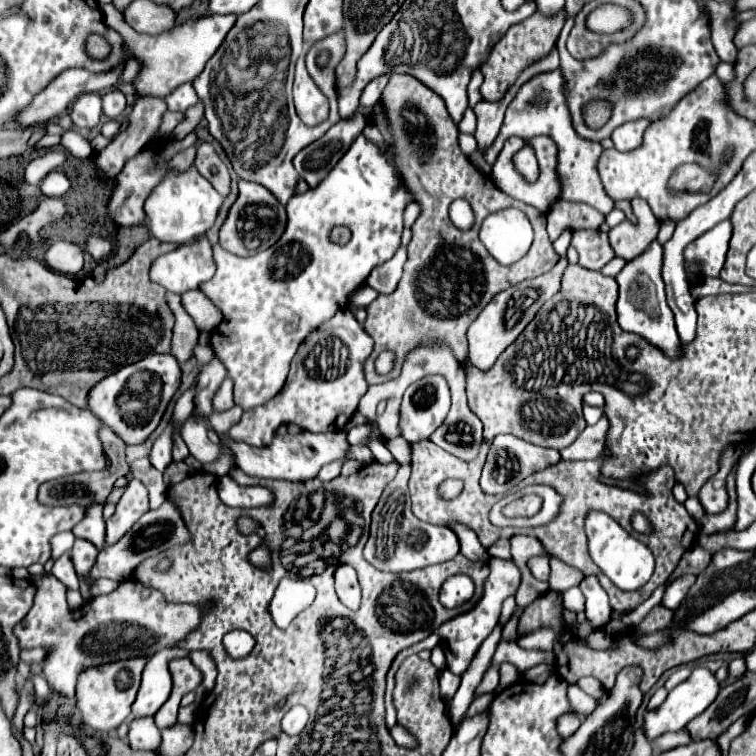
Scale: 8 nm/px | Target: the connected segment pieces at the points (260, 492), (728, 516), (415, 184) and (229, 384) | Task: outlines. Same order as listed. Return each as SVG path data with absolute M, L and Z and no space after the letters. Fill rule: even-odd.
M219 477L219 497L229 507L269 507L275 495L265 487L241 487L231 477Z
M737 463L733 465L729 477L727 477L727 489L729 489L729 507L719 514L705 514L699 521L701 533L717 533L717 531L727 531L735 525L735 511L737 511L737 501L735 501L735 471Z
M401 73L391 75L381 101L387 111L389 127L395 135L393 147L397 169L405 177L409 189L413 189L415 201L421 203L423 211L413 225L413 239L407 247L409 259L404 265L397 289L391 295L379 295L367 307L367 321L363 327L374 341L373 353L363 365L368 385L374 384L375 361L382 351L395 353L393 370L387 375L389 379L394 379L401 372L405 353L419 341L427 341L427 337L431 337L427 333L433 333L445 341L453 349L455 357L463 355L457 353L455 347L455 329L465 329L465 323L471 323L471 313L479 313L499 291L517 285L521 279L537 277L559 261L559 255L545 231L545 215L531 205L521 207L521 201L501 193L491 179L473 169L473 163L459 147L457 125L449 117L445 101L435 91L429 91L427 85L421 85L417 77ZM459 197L467 199L469 203L477 203L477 207L473 207L475 225L469 233L461 233L449 221L449 203ZM505 207L521 207L523 213L533 213L535 229L535 241L529 253L509 267L497 265L479 241L479 227L483 219ZM411 253L413 261L417 259L419 265L411 265Z
M227 377L213 397L213 409L221 411L221 409L229 409L233 405L235 405L235 401L233 401L233 381Z

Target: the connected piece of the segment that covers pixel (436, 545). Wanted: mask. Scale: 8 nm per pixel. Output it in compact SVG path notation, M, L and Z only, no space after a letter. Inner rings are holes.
M405 507L403 521L399 525L399 541L395 545L395 551L389 559L379 557L383 553L385 551L377 549L377 537L369 537L369 543L363 549L363 557L373 567L377 567L381 571L415 571L415 569L427 567L427 565L435 565L435 563L443 563L443 561L453 559L453 555L459 553L459 539L449 527L437 527L431 523L423 523L411 513L411 507Z

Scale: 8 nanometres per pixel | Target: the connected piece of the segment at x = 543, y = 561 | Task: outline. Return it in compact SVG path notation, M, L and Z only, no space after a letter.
M533 557L529 559L529 569L533 577L539 581L549 581L549 557Z

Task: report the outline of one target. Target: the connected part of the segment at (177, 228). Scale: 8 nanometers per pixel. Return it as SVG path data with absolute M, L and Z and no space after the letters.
M195 167L185 173L169 173L169 177L161 181L145 201L149 233L159 241L171 241L179 245L195 237L203 237L213 227L221 205L223 197L211 187L205 177L197 173Z

